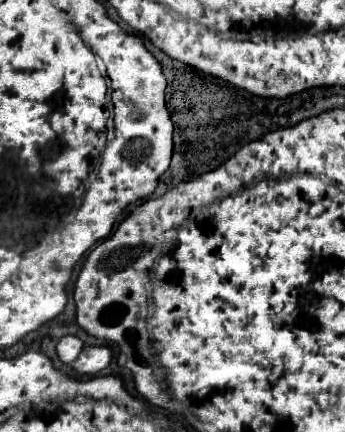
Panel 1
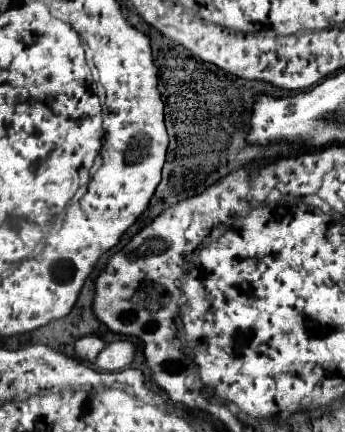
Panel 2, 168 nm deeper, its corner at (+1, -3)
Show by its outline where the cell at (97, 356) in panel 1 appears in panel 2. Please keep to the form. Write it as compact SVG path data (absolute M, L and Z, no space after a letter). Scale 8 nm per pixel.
M119 340L119 342L111 342L103 348L103 352L97 356L95 366L99 370L123 370L127 368L133 360L135 360L135 352L137 346L131 340Z

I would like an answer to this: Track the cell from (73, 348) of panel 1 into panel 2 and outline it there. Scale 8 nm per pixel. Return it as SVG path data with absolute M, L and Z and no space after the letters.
M83 336L75 342L75 352L81 360L93 364L99 352L103 350L103 346L105 346L105 340L101 336Z

